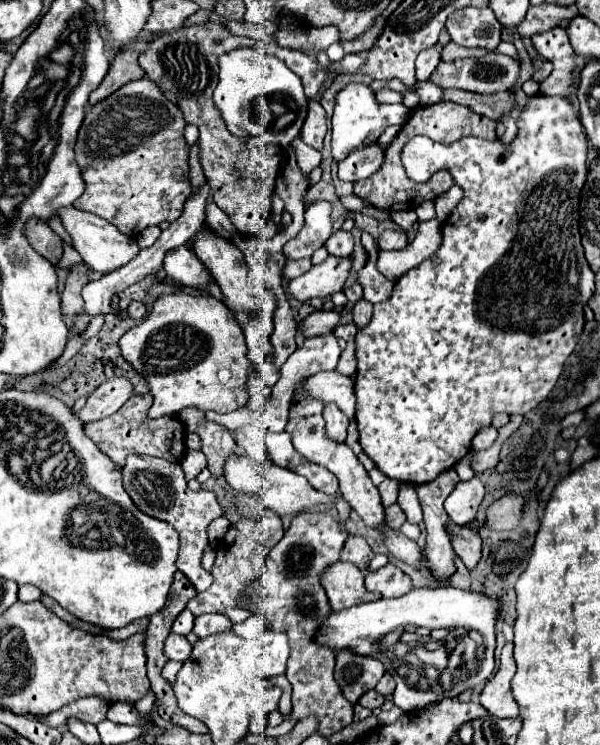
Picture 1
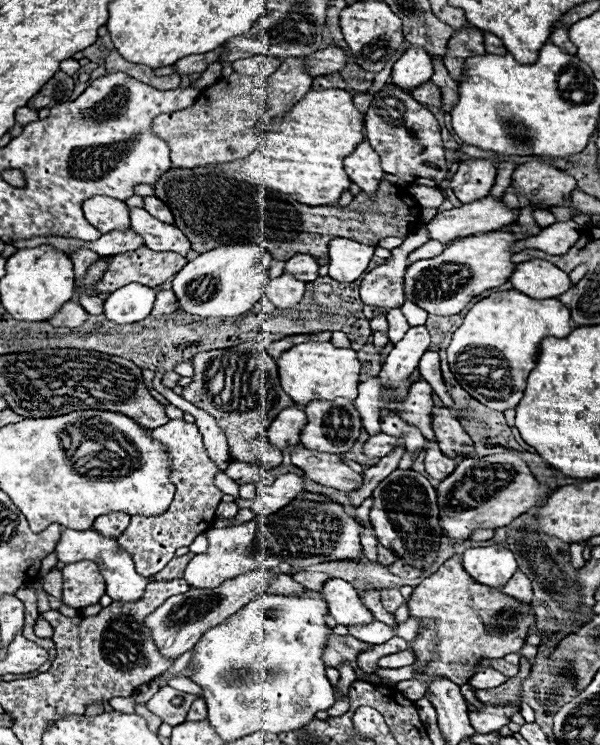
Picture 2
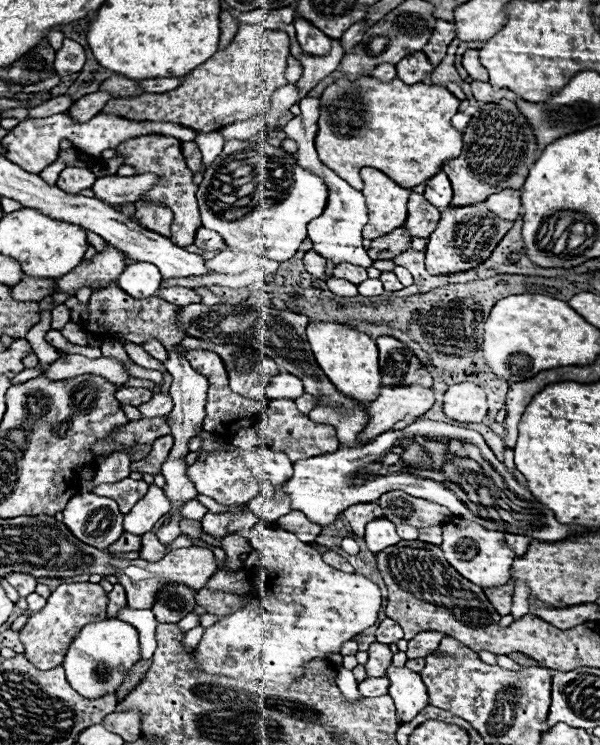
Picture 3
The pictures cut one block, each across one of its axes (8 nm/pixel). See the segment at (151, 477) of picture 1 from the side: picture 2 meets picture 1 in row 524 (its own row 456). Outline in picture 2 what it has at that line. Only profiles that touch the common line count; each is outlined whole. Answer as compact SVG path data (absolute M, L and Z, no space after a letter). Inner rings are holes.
M170 420L162 428L154 428L150 432L154 438L158 438L162 444L166 444L170 456L172 456L172 472L170 480L176 486L174 500L170 508L164 514L158 516L132 516L130 526L124 530L124 534L118 538L118 548L122 552L128 552L136 564L136 572L142 576L152 576L160 572L172 558L174 552L182 546L190 546L192 540L212 528L212 520L216 518L216 506L222 500L222 492L214 486L214 476L220 472L216 464L208 458L206 448L202 444L202 434L198 432L198 426L194 422L186 420Z

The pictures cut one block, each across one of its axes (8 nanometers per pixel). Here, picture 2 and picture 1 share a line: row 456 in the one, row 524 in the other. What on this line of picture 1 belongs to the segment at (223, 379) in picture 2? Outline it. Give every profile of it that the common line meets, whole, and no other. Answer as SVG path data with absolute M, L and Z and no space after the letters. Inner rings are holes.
M272 514L270 518L262 518L258 522L248 520L248 518L240 518L238 522L234 522L216 552L216 562L212 566L212 576L214 576L212 586L206 592L196 594L188 602L188 610L194 616L200 616L200 614L208 614L208 612L222 612L224 608L236 606L238 596L242 596L242 592L244 592L244 586L250 580L254 580L258 576L258 572L262 572L266 554L270 554L270 548L274 548L282 536L284 536L282 522L276 514Z

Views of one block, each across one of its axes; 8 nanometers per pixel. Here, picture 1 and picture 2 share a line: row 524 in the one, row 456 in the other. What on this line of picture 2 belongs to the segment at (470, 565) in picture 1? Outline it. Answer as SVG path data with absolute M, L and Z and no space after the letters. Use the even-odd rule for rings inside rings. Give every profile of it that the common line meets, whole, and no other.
M438 408L438 412L432 416L432 428L436 432L440 450L450 456L474 456L474 444L470 436L462 430L460 422L450 416L448 408Z

